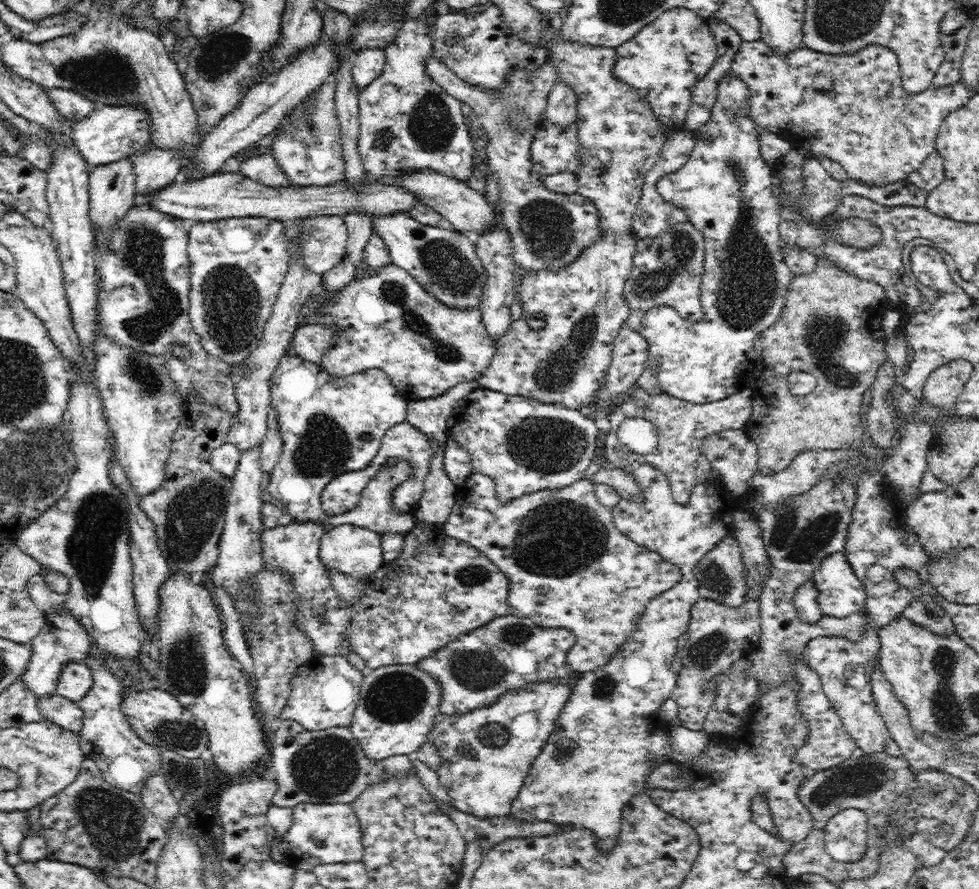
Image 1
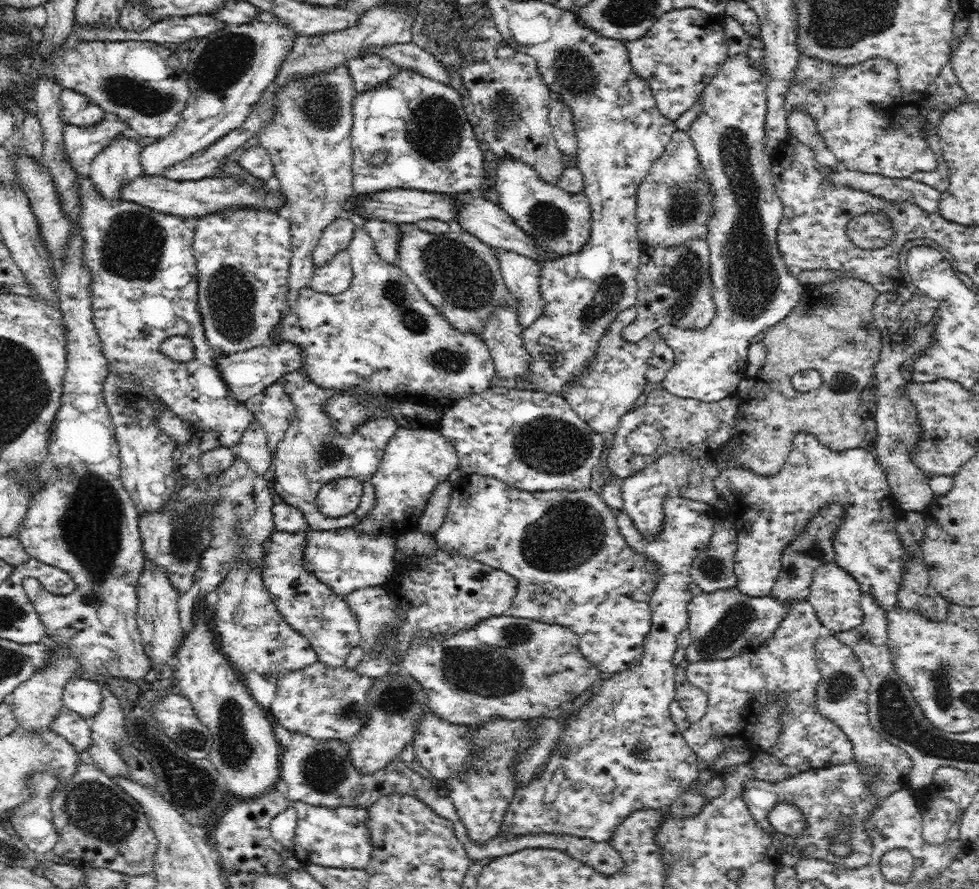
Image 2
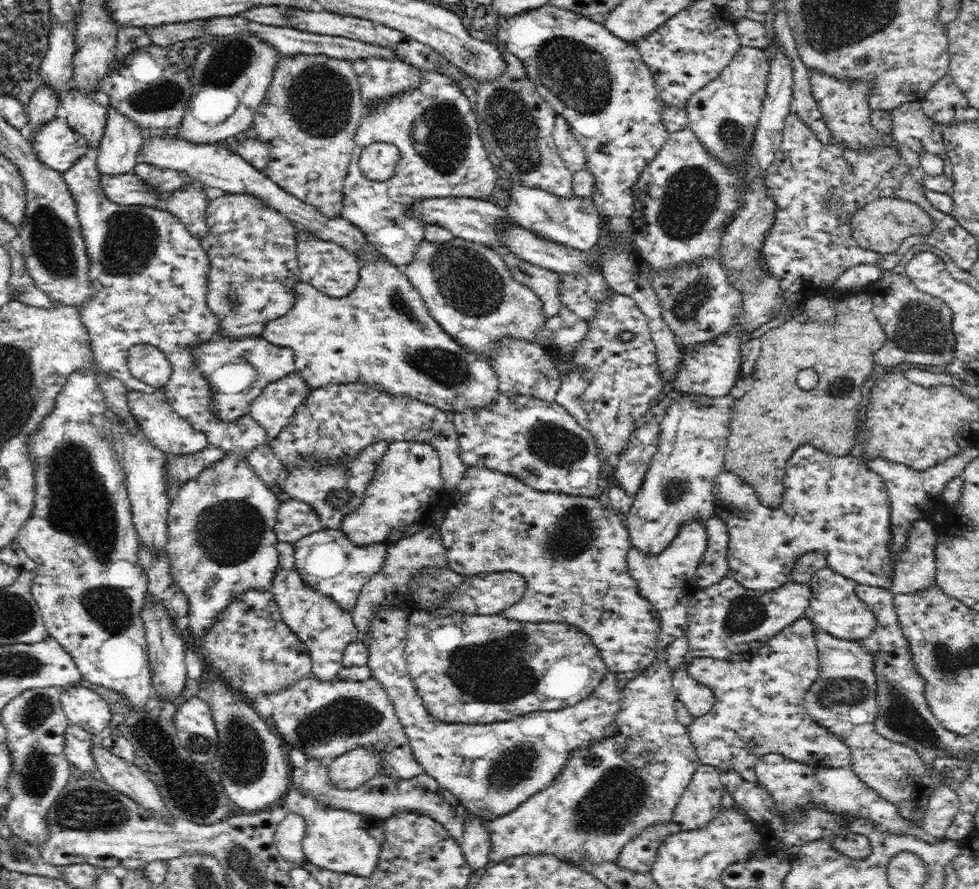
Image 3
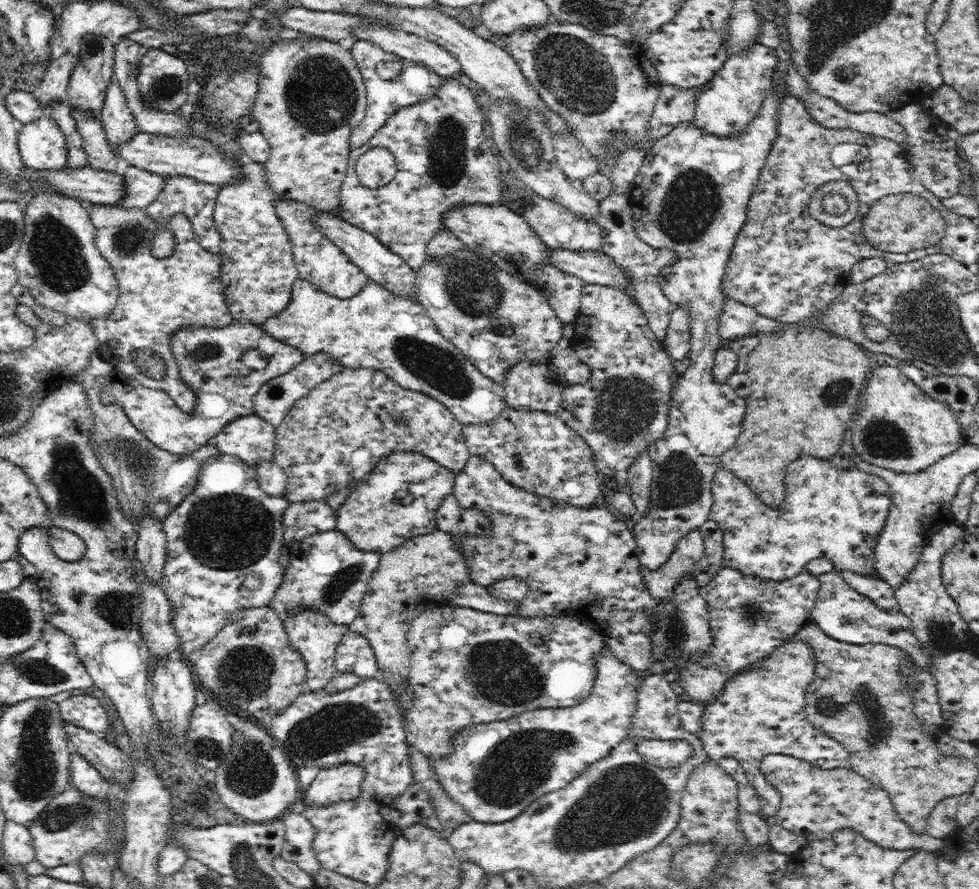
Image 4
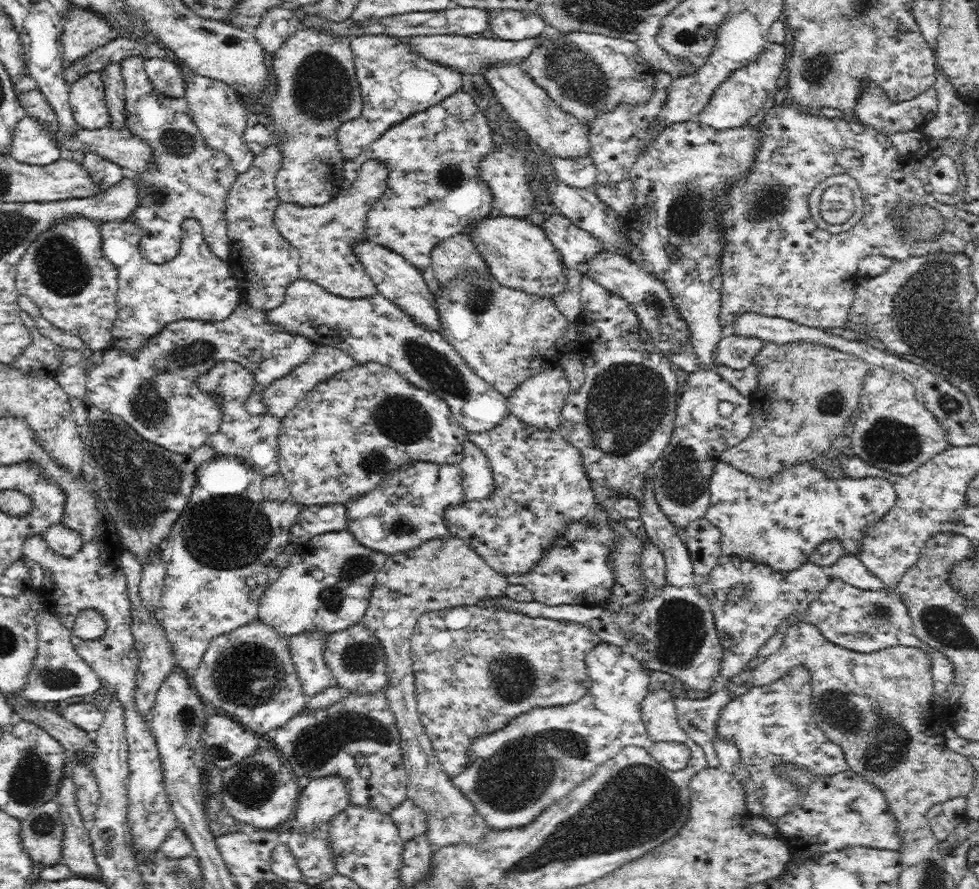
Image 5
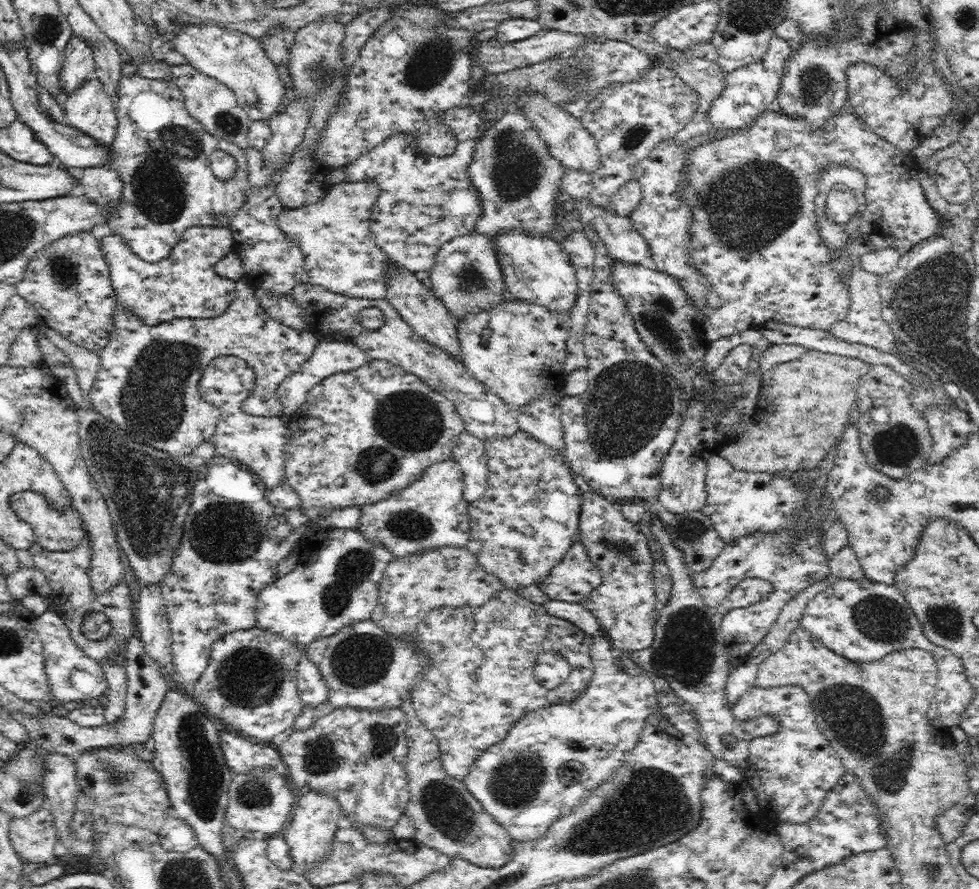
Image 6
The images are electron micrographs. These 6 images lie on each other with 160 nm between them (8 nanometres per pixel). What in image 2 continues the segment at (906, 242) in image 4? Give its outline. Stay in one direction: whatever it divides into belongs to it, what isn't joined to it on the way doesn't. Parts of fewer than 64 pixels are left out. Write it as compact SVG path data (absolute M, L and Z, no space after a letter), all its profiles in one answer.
M865 213L848 222L848 238L858 247L875 250L886 246L894 234L893 225L883 214Z

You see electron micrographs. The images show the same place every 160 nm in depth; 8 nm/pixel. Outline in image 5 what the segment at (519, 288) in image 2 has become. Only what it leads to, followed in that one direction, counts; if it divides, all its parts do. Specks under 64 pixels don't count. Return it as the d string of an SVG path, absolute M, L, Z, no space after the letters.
M566 267L564 275L566 275L566 290L562 294L554 296L553 300L560 313L566 317L568 324L571 325L578 321L581 312L582 303L580 303L580 297L583 273L581 270Z

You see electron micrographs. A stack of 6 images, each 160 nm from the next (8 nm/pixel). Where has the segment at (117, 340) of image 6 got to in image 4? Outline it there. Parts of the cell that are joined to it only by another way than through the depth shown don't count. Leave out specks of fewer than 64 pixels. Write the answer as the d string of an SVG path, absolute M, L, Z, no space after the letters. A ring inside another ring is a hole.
M233 319L231 324L224 328L183 328L174 333L171 339L171 351L180 369L181 379L192 387L196 393L196 404L192 414L184 413L172 397L164 390L146 388L136 380L121 376L120 372L112 366L110 382L103 384L103 402L115 402L124 409L132 424L150 441L161 449L177 455L192 454L201 446L210 443L211 439L222 432L222 429L237 418L255 414L253 398L261 386L277 376L284 375L296 368L303 360L304 353L296 347L271 338L262 325L252 322L237 322ZM248 350L260 350L266 354L267 366L261 370L251 370L242 361L242 356Z

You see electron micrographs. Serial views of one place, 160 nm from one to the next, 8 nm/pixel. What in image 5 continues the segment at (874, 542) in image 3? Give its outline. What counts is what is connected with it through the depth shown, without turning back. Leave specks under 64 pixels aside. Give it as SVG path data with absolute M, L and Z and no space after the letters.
M717 462L709 482L711 499L705 517L720 529L721 554L754 559L776 571L790 572L810 561L815 548L824 541L840 541L844 553L859 553L863 532L879 521L895 504L897 494L894 485L885 478L868 476L848 478L831 473L827 468L796 464L783 469L771 479L756 480L725 462Z

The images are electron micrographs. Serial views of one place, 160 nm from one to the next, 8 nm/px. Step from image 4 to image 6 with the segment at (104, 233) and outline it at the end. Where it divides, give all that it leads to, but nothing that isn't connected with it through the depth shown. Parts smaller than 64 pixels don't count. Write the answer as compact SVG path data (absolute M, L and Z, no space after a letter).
M189 227L172 254L160 263L146 263L118 235L107 235L100 245L117 302L124 309L130 309L146 326L158 326L178 318L214 318L236 298L235 280L216 272L218 262L232 251L233 238L228 227Z

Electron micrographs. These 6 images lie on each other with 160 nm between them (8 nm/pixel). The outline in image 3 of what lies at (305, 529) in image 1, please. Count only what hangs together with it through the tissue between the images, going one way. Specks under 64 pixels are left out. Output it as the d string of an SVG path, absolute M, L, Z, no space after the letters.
M278 541L276 550L279 564L269 591L278 603L284 624L308 647L312 659L312 675L321 682L332 681L343 668L344 649L358 640L359 632L353 616L347 610L342 610L333 598L320 594L302 580L295 565L293 543Z

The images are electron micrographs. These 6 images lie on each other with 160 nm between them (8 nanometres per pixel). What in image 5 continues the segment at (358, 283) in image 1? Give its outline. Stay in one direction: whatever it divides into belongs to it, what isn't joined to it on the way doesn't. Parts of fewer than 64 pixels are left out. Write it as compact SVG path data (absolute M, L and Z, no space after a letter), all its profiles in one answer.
M298 277L288 285L284 302L266 313L268 319L283 330L295 336L304 336L315 345L336 347L352 356L357 364L377 362L392 367L402 377L406 377L409 383L444 399L450 406L452 415L468 432L488 432L494 426L498 426L511 413L511 410L508 410L508 397L500 394L483 378L480 378L466 364L459 352L456 352L454 347L441 336L440 332L422 327L400 306L380 293L364 298L344 298L340 295L330 294L315 282Z

